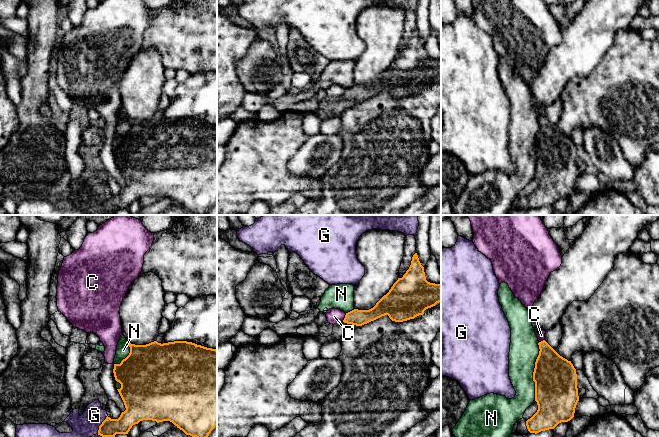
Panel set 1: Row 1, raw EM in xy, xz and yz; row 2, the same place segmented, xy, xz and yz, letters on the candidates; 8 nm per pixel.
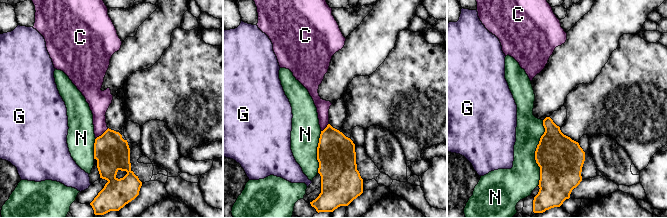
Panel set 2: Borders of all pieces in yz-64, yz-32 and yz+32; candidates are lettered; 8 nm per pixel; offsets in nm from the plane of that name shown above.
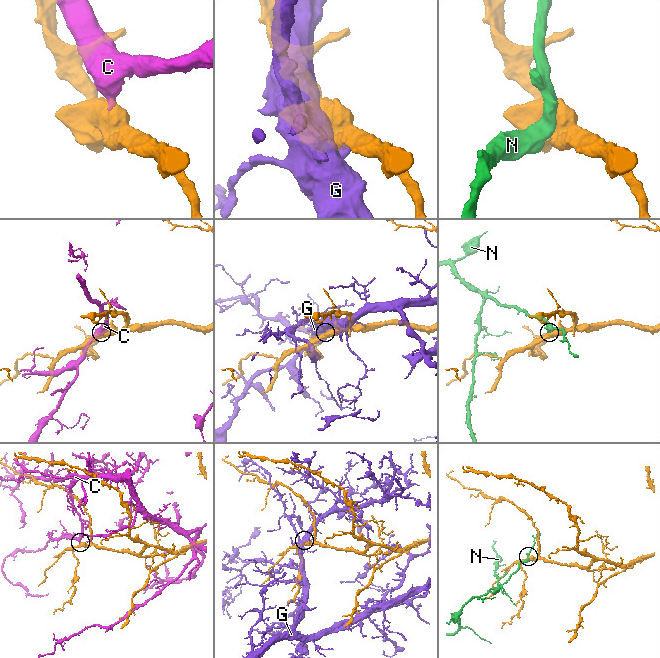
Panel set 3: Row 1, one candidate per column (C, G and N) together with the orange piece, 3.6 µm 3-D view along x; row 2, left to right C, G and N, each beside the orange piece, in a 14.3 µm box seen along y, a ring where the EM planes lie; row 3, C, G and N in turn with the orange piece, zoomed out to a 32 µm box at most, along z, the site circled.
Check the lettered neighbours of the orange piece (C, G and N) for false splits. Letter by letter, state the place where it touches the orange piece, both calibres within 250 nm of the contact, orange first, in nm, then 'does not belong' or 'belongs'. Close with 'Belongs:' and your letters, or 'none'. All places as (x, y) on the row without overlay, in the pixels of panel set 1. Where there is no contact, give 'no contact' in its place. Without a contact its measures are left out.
C: contact xz (345, 93); calibres 130 and 120 nm; does not belong
G: contact xy (101, 200); calibres 140 and 190 nm; does not belong
N: contact yz (534, 147); calibres 340 and 240 nm; does not belong
Belongs: none

